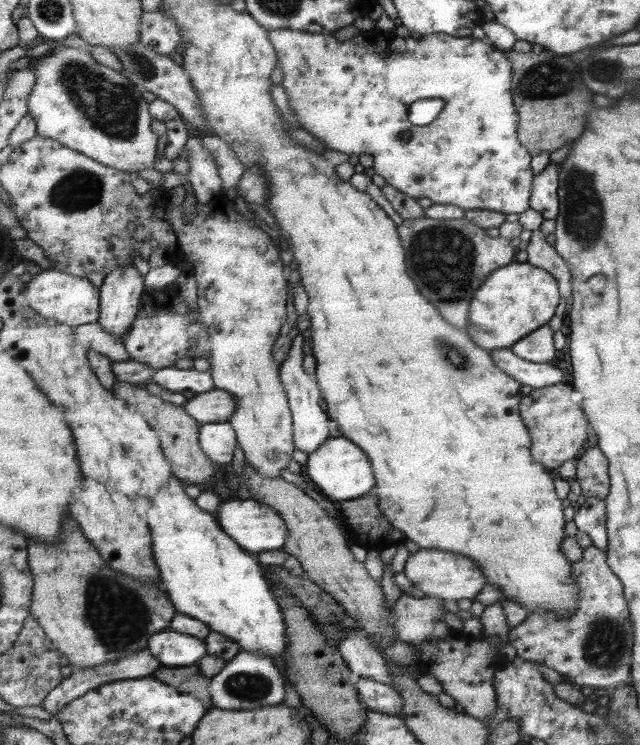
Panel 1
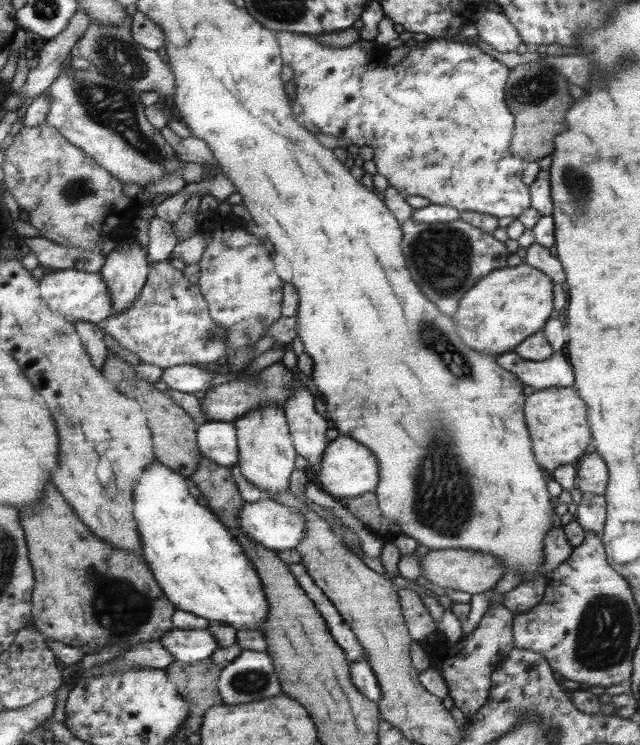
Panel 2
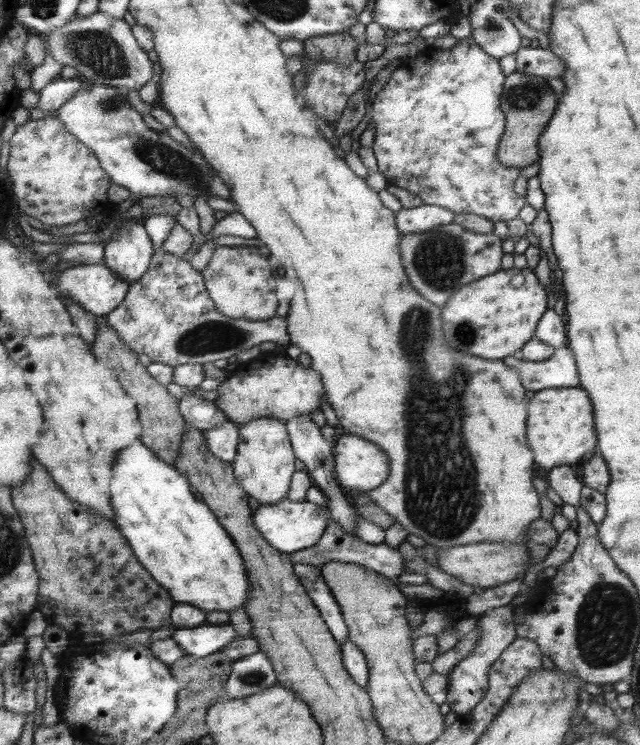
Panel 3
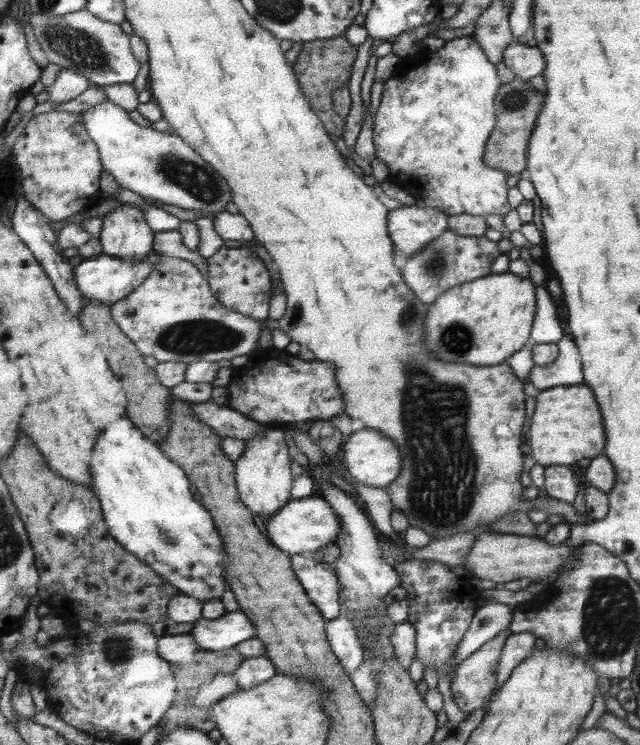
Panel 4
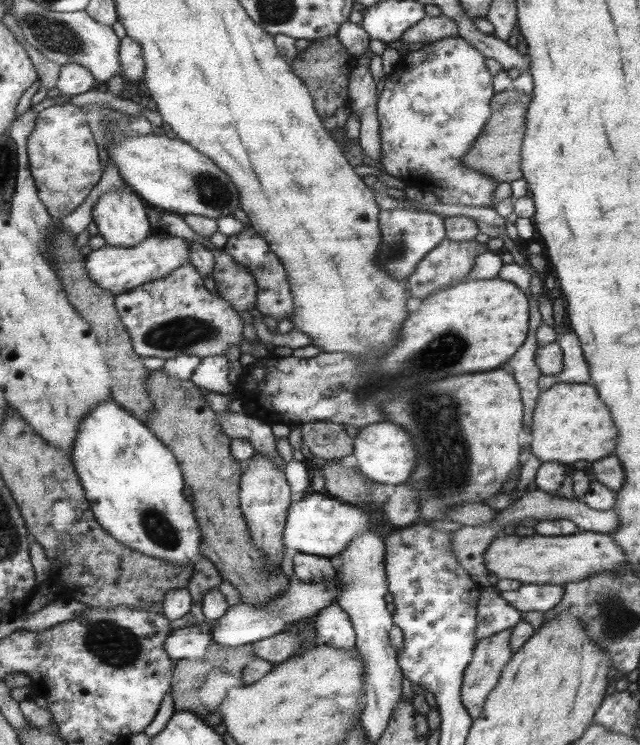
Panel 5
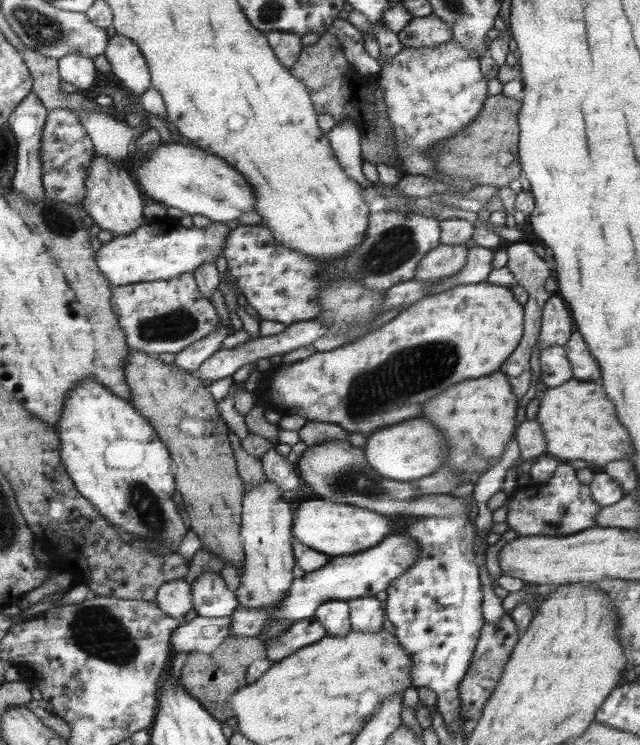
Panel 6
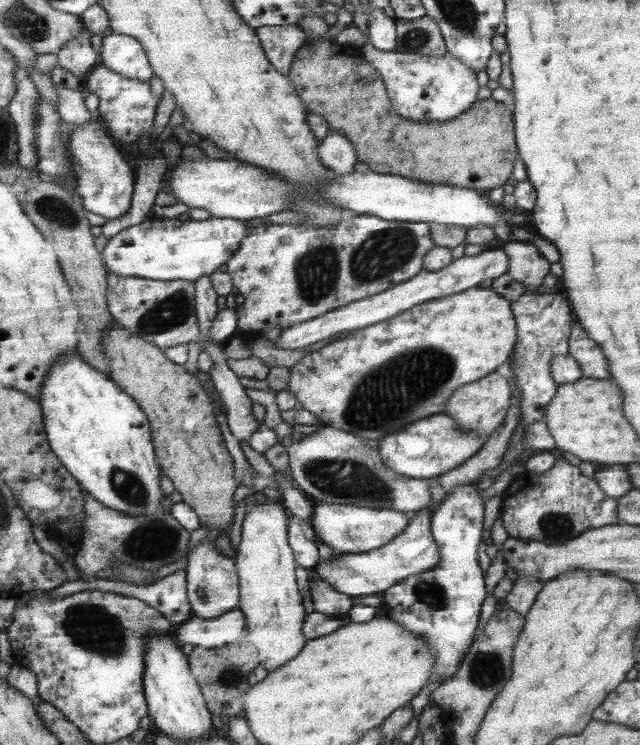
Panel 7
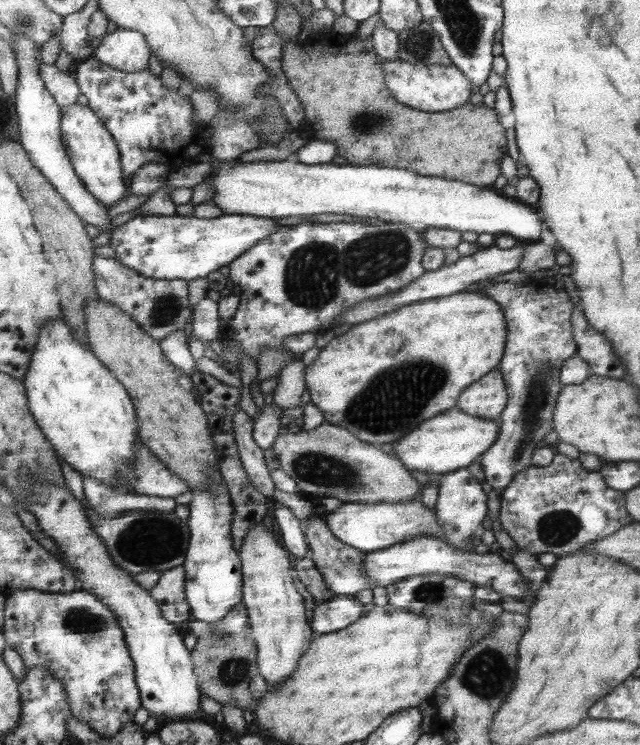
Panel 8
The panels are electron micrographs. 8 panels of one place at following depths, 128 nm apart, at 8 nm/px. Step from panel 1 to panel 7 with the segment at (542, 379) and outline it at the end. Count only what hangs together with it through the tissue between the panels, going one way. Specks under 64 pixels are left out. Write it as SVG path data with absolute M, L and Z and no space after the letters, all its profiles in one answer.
M573 321L570 329L568 352L579 365L583 377L599 380L609 378L608 360L602 348L590 339L577 321Z

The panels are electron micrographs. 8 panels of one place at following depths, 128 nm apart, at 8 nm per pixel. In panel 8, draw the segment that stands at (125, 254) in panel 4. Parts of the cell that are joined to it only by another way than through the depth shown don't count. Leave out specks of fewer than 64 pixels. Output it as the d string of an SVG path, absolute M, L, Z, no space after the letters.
M71 103L61 107L60 112L59 128L62 143L66 147L66 153L70 157L74 171L82 180L83 188L87 188L87 192L90 192L91 196L99 200L103 206L107 208L115 206L121 201L125 192L125 182L123 182L125 178L122 177L120 154L117 154L115 140L98 119L98 115L87 105Z

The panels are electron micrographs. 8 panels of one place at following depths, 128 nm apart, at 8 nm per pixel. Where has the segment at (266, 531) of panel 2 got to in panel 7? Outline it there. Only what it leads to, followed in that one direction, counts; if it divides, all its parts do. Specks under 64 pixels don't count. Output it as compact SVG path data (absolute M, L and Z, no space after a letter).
M317 503L312 507L310 527L320 538L320 543L341 553L359 554L374 551L402 534L410 524L406 512L391 509L367 508L364 506L343 506L342 504Z

